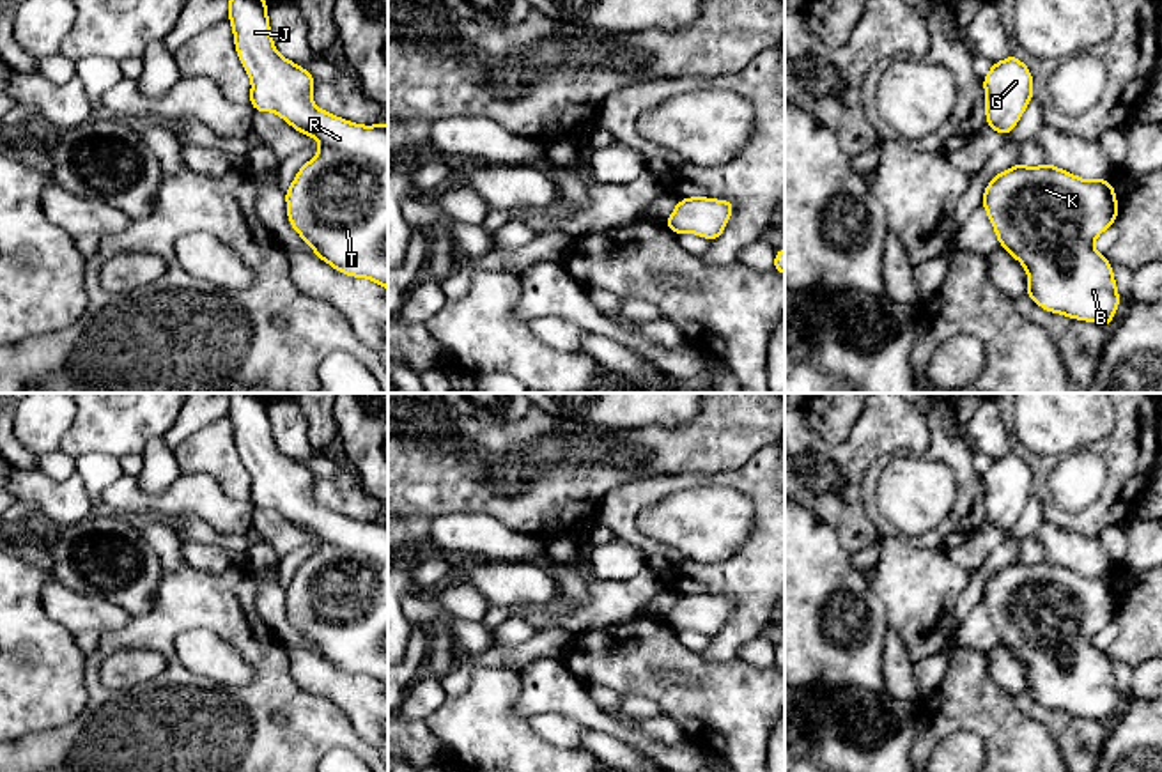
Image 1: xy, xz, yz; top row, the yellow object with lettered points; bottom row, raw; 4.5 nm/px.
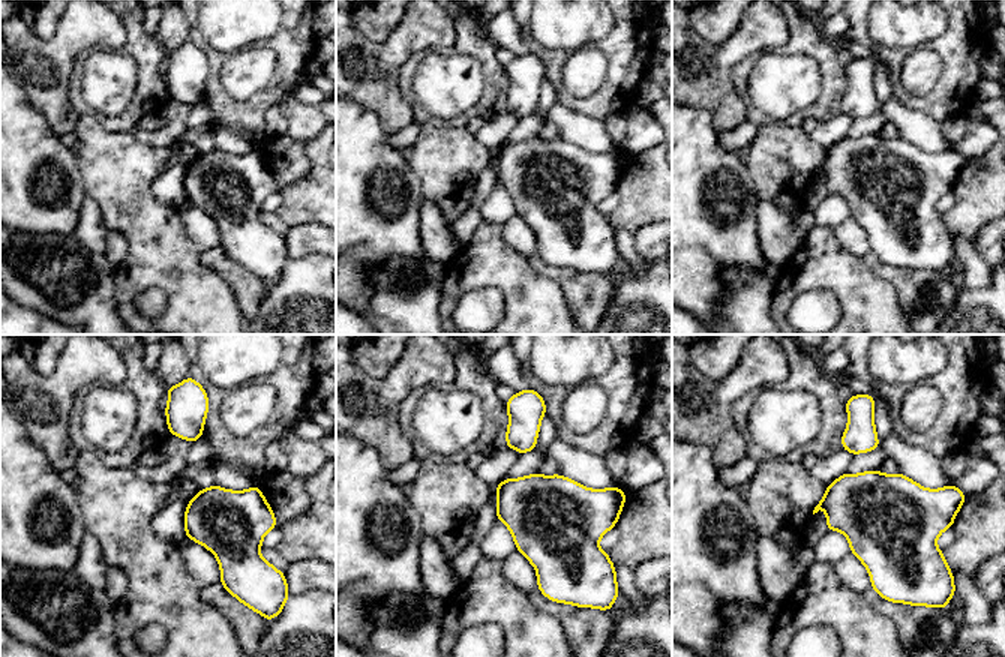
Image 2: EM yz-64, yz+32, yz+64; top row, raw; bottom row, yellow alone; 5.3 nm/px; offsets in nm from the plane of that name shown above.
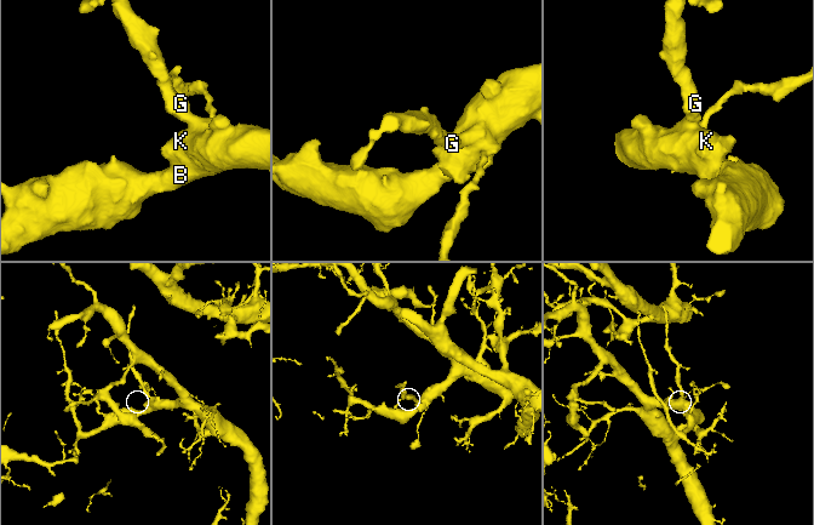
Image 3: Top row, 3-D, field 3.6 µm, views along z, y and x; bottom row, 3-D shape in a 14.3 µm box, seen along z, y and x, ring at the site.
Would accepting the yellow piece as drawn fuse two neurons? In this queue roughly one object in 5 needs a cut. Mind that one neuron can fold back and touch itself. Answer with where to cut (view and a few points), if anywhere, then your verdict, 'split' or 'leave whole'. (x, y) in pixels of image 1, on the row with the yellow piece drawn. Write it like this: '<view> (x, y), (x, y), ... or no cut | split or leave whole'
no cut | leave whole

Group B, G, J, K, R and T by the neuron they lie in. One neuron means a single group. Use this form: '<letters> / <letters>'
B G J K R T

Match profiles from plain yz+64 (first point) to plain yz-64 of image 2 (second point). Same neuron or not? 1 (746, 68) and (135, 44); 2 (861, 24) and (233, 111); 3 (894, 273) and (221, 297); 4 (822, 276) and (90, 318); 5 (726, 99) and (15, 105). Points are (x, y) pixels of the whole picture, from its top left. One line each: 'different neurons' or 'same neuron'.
1: same neuron
2: same neuron
3: different neurons
4: different neurons
5: different neurons

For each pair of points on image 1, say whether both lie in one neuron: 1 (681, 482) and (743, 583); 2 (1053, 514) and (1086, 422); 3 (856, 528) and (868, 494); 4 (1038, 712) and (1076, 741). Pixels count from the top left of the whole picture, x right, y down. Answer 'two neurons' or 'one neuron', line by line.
1: one neuron
2: two neurons
3: two neurons
4: one neuron

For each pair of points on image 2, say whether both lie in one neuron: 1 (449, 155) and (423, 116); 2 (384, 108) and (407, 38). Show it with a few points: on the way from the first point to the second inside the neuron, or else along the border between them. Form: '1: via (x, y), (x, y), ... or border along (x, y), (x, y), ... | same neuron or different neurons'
1: border along (432, 119), (420, 125) | different neurons
2: via (384, 90), (384, 83), (390, 74), (390, 56) | same neuron

